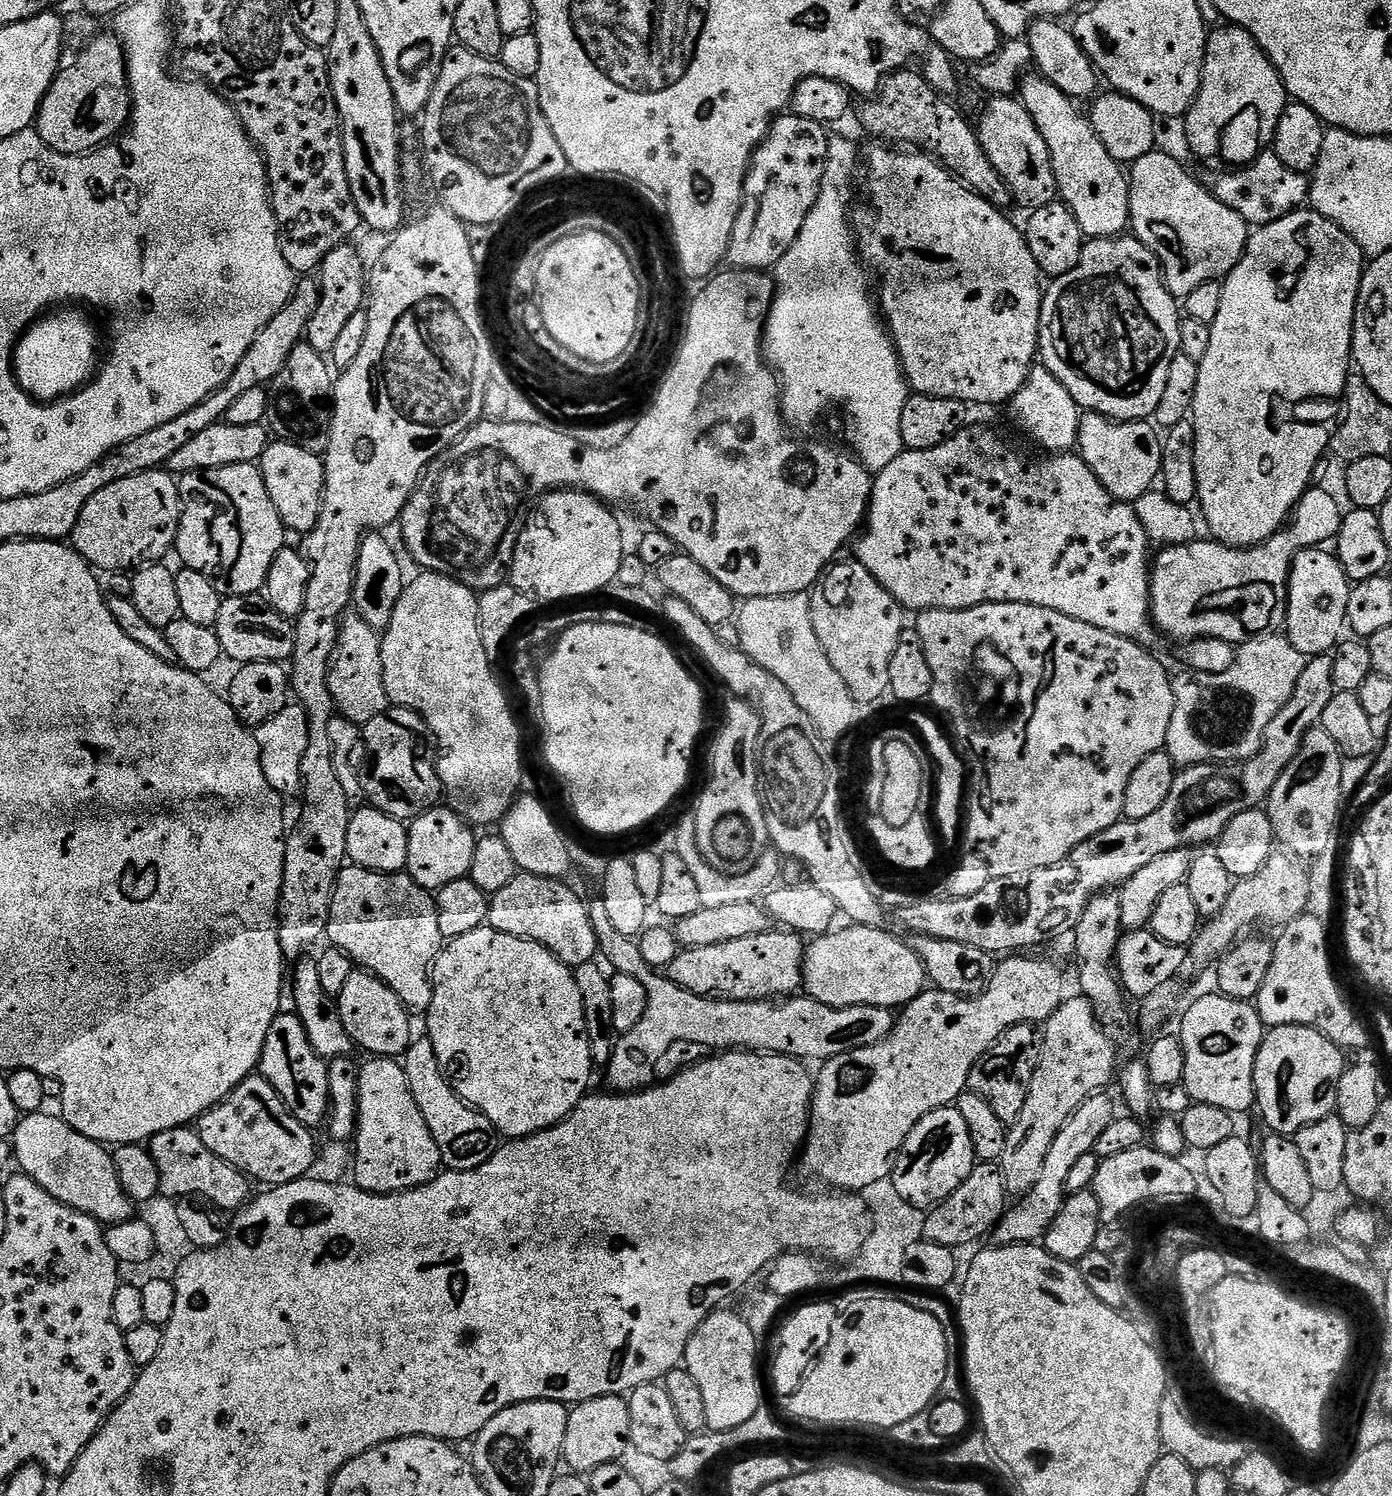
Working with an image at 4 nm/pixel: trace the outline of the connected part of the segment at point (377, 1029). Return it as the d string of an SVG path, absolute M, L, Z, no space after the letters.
M354 970L350 974L346 986L342 986L338 1007L342 1026L346 1026L346 1034L350 1034L357 1049L365 1048L368 1054L376 1058L400 1058L411 1046L414 1039L413 1017L398 994L394 994L394 990L386 986L386 982L382 982L371 972Z

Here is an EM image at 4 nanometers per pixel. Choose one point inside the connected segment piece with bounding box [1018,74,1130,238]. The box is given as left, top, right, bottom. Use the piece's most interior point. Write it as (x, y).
(1092, 185)

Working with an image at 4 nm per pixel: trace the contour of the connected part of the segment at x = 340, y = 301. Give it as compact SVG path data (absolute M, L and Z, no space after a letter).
M347 243L330 250L318 269L320 301L318 310L314 310L314 318L308 323L306 343L322 354L332 353L346 322L350 322L350 318L361 312L366 304L366 264L360 261L359 254L352 247Z

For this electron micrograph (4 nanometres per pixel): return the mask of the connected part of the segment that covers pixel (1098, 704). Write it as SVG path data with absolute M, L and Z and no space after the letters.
M979 604L973 608L963 608L962 610L946 610L945 608L929 608L915 617L914 631L920 635L922 650L926 650L926 662L930 662L930 674L932 675L932 686L936 691L936 700L940 707L945 708L955 717L956 728L959 728L960 736L966 745L968 757L972 759L972 769L976 768L976 780L980 780L980 796L973 796L975 807L973 816L968 825L971 826L971 839L966 843L975 855L981 856L990 866L993 876L998 878L1011 878L1013 874L1023 874L1026 870L1035 870L1041 866L1054 866L1062 862L1072 853L1082 842L1094 838L1099 832L1104 832L1110 826L1121 823L1124 814L1124 803L1126 802L1126 786L1130 786L1130 774L1146 762L1150 754L1161 751L1168 743L1168 731L1170 730L1170 718L1174 718L1174 698L1176 690L1173 677L1168 677L1168 672L1151 656L1149 649L1143 644L1135 644L1132 640L1126 639L1118 634L1110 634L1106 630L1098 630L1098 626L1090 626L1090 622L1078 622L1078 618L1070 618L1066 614L1058 614L1058 610L1046 610L1042 606L1030 606L1029 604Z

